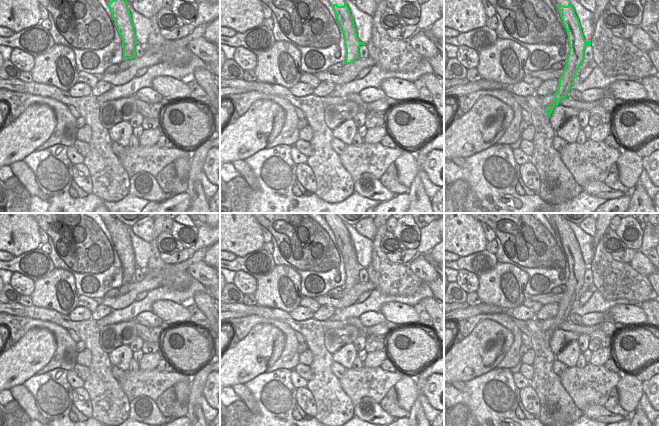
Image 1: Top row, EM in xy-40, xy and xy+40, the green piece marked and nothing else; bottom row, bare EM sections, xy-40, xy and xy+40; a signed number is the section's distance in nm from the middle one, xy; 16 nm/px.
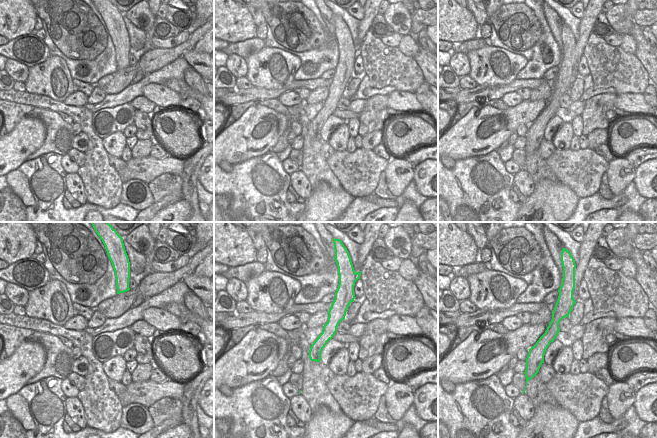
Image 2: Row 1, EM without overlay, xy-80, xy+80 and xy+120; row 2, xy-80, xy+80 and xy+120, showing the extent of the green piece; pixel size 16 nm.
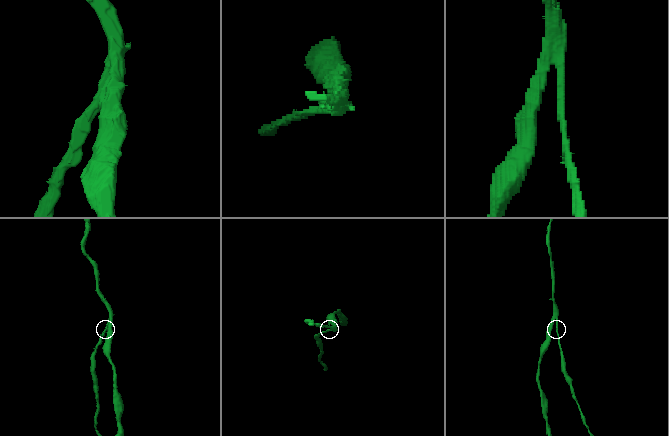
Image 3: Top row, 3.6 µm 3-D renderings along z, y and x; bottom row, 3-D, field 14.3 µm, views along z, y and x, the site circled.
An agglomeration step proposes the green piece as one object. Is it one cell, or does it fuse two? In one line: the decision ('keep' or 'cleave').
cleave

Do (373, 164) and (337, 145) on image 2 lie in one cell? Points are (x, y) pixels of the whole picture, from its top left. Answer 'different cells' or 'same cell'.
different cells

